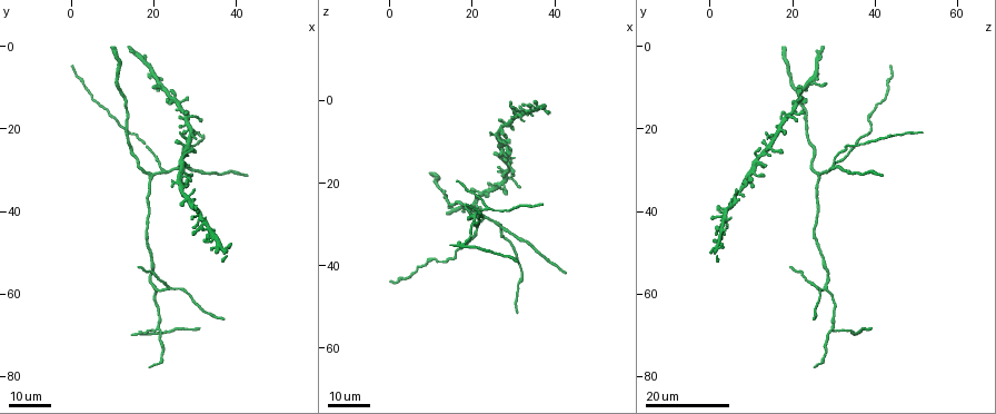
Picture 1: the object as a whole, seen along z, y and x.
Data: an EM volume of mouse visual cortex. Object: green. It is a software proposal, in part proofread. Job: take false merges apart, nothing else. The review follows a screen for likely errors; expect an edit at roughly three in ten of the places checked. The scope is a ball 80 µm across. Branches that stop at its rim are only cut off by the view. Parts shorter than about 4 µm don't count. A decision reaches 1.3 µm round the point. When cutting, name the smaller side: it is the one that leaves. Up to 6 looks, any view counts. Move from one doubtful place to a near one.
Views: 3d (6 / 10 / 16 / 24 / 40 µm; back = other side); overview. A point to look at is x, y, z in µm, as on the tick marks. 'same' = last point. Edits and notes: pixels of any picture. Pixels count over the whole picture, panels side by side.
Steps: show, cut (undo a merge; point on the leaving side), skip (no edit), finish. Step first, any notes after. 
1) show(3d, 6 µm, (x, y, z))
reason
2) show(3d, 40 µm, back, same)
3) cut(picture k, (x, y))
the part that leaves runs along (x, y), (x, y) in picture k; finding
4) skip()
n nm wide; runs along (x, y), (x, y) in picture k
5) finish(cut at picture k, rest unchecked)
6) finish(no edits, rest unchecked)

show(3d, 16 µm, (2.5, 8.5, 42.5))
calibre changes

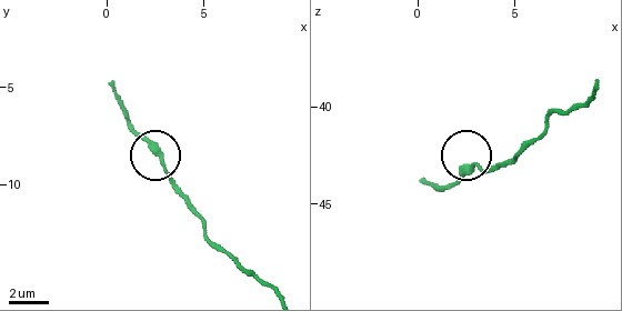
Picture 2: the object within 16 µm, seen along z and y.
show(3d, 6 µm, (2.8, 8.7, 43.1))

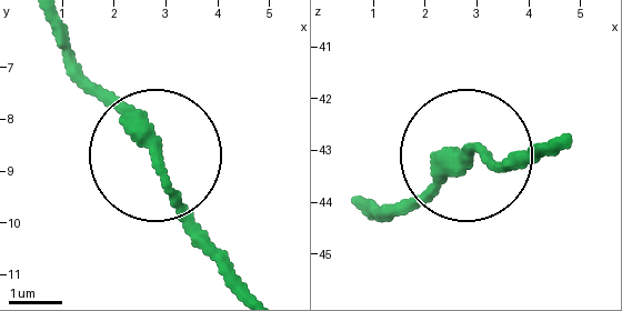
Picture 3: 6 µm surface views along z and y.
skip()
runs along (564, 139), (515, 170), (471, 152), (392, 219) in picture 3; one neuron here

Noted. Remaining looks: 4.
show(3d, 24 µm, (20.0, 31.5, 26.0))
three-way junction

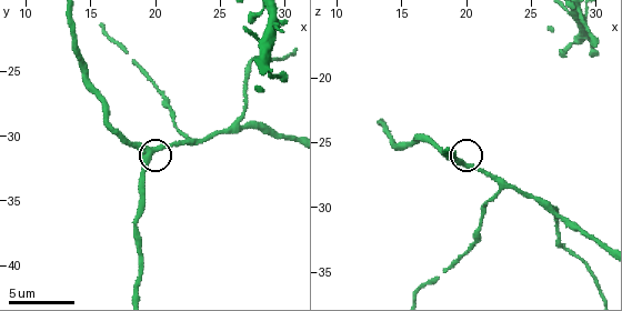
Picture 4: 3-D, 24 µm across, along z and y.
show(3d, 10 µm, (19.6, 31.6, 26.4))
closer look

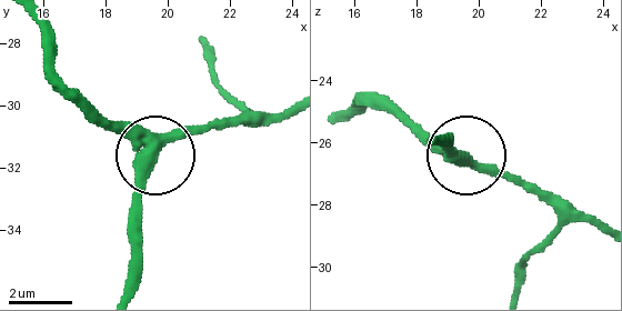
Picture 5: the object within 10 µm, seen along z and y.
skip()
350 nm wide; one neuron here

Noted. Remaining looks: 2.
show(3d, 16 µm, (20.0, 58.5, 28.5))
three-way junction

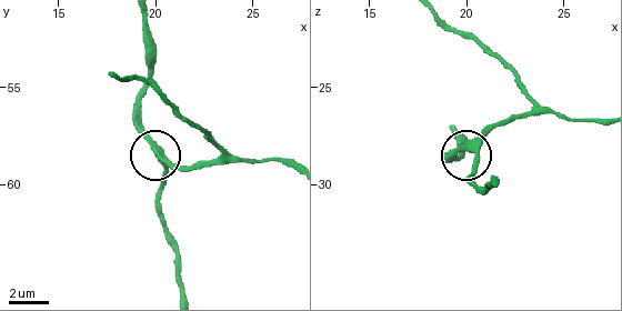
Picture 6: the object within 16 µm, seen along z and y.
show(3d, 10 µm, (20.5, 58.8, 27.9))

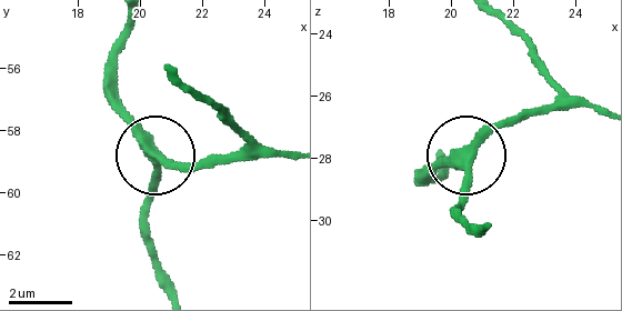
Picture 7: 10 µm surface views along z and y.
skip()
3 arms; runs along (130, 18), (114, 66), (117, 113), (162, 157), (216, 161) in picture 7; all the same neuron

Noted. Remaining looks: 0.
finish(no edits, rest unchecked)

